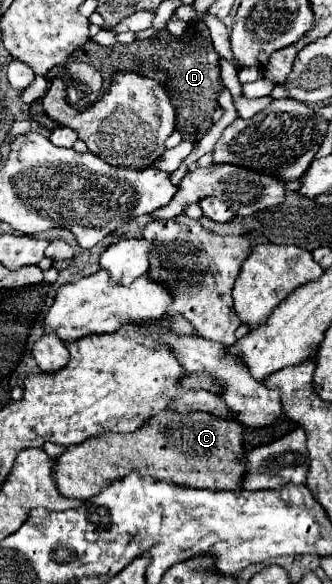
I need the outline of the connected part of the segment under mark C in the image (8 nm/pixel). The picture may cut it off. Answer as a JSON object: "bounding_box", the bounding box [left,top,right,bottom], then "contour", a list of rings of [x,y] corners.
{"bounding_box":[54,410,246,500],"contour":[[[162,410],[136,432],[110,432],[82,442],[80,446],[66,448],[66,452],[56,460],[54,480],[60,494],[66,498],[88,500],[108,486],[108,482],[116,482],[134,470],[152,480],[170,480],[194,488],[242,490],[242,476],[246,474],[242,426],[232,418],[222,420],[202,412],[178,414]]]}

